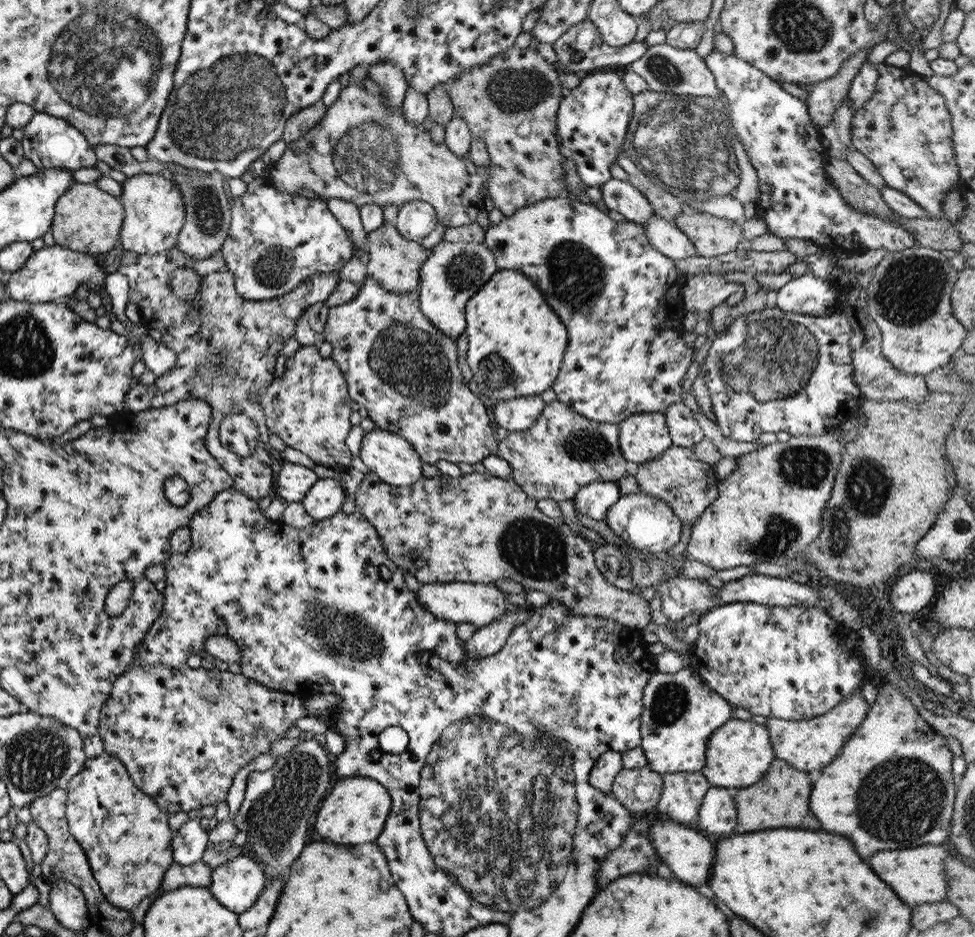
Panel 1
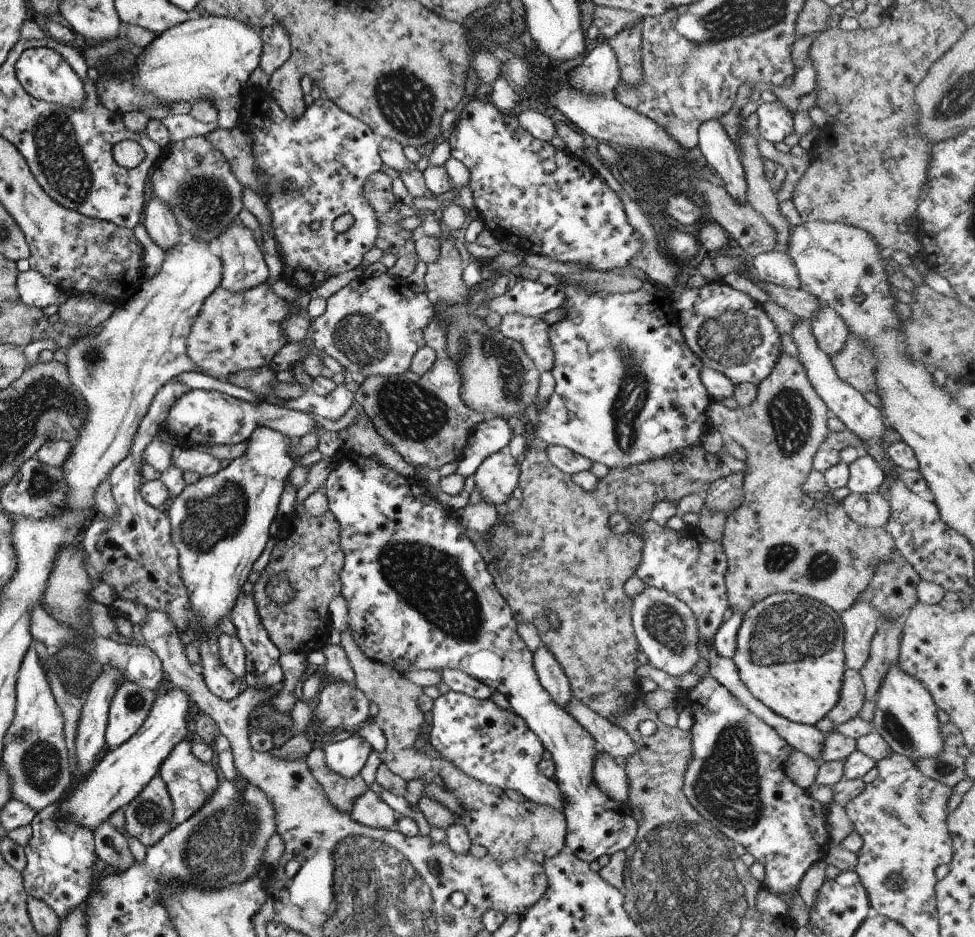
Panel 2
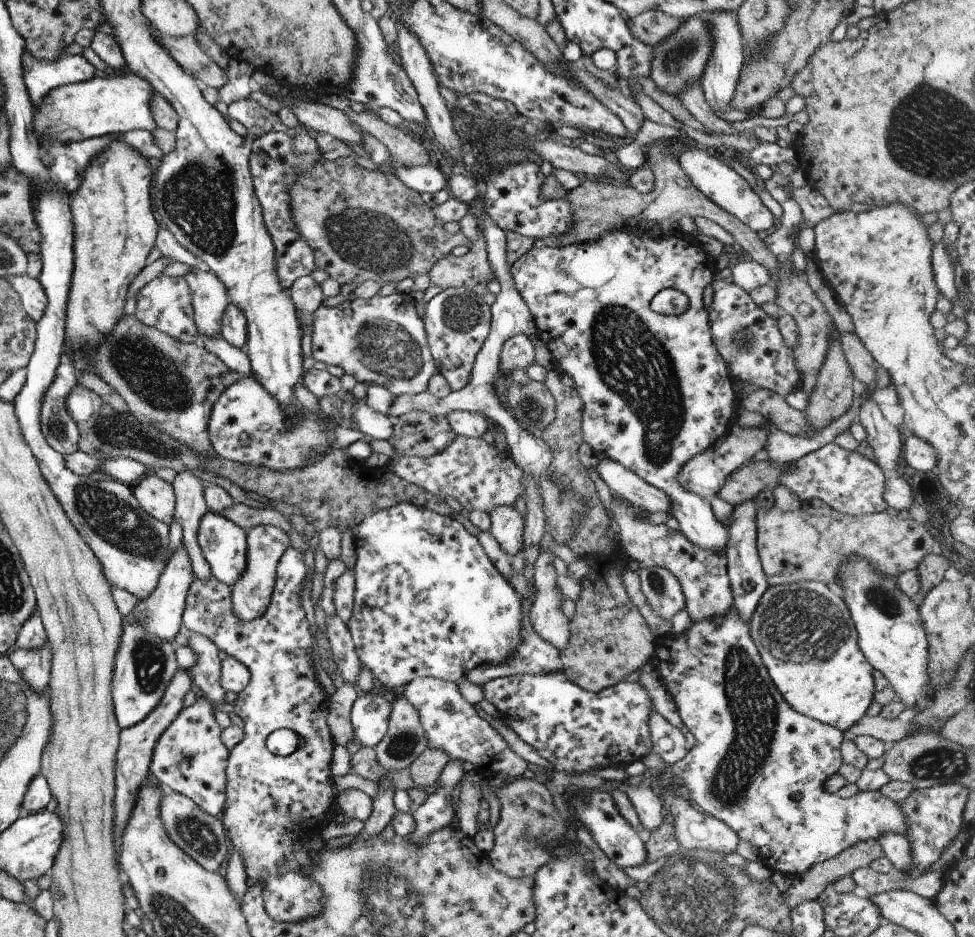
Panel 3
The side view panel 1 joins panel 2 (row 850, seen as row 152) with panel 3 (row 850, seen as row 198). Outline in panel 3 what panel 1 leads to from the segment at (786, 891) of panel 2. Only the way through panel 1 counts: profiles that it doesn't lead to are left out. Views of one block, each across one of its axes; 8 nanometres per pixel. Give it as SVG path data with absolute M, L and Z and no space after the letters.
M733 604L731 609L729 609L726 613L723 613L723 616L714 616L710 619L696 620L691 621L691 626L687 628L682 634L669 636L669 638L665 638L663 640L663 647L654 649L651 656L651 664L656 667L658 675L660 676L661 682L665 687L665 690L668 692L669 696L672 698L672 701L675 703L679 718L683 721L684 726L687 730L694 736L695 745L689 749L684 757L674 763L673 765L669 765L666 771L666 777L674 777L677 776L683 779L683 784L685 784L685 788L689 790L689 802L696 806L699 810L701 810L706 815L711 815L715 817L717 820L724 822L739 839L745 840L749 842L751 846L755 846L758 850L758 854L760 857L760 861L769 869L771 872L781 872L781 874L789 874L791 876L801 875L807 869L810 869L815 863L820 863L826 861L827 859L833 858L836 854L839 854L842 850L845 850L847 847L853 846L855 843L866 841L866 840L875 840L878 839L881 835L885 835L886 833L899 833L903 835L907 828L907 817L902 813L900 806L897 803L894 803L892 800L889 800L886 796L883 796L879 791L858 791L853 796L849 798L842 799L837 793L831 794L824 789L824 782L830 777L833 776L834 773L837 773L837 768L842 762L842 758L840 755L840 744L843 739L842 731L832 727L831 725L826 725L825 723L819 722L819 720L815 720L814 718L809 718L805 715L799 715L798 712L795 712L786 702L783 700L783 697L779 694L779 691L774 687L774 684L771 682L770 676L768 675L767 669L765 668L761 656L755 646L755 643L752 641L750 637L750 626L749 622L744 621L736 612L733 610Z

